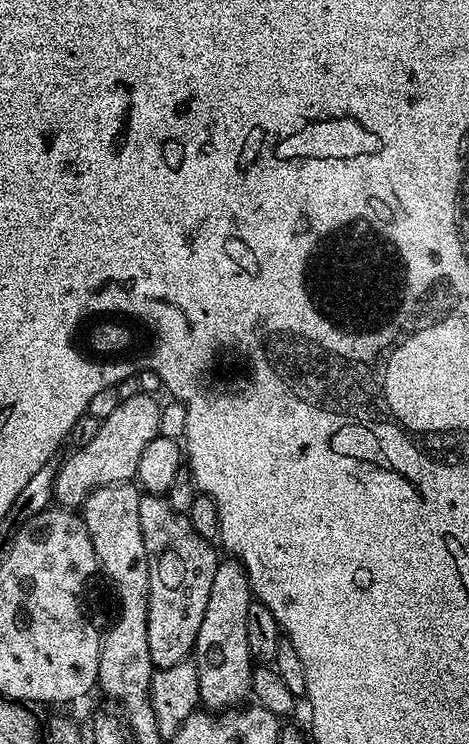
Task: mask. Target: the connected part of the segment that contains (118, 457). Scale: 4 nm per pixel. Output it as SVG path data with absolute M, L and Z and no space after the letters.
M140 392L137 396L125 395L118 407L100 421L98 434L81 448L75 449L68 461L59 465L56 475L54 500L65 510L76 510L85 498L104 484L122 484L136 476L142 452L161 431L160 404L152 396Z

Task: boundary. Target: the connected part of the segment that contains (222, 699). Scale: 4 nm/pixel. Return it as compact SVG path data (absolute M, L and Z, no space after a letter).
M235 558L221 559L214 570L210 599L206 601L206 614L202 618L194 649L200 704L205 709L232 710L243 705L244 699L249 699L254 657L246 642L246 610L250 610L253 599L243 564Z

